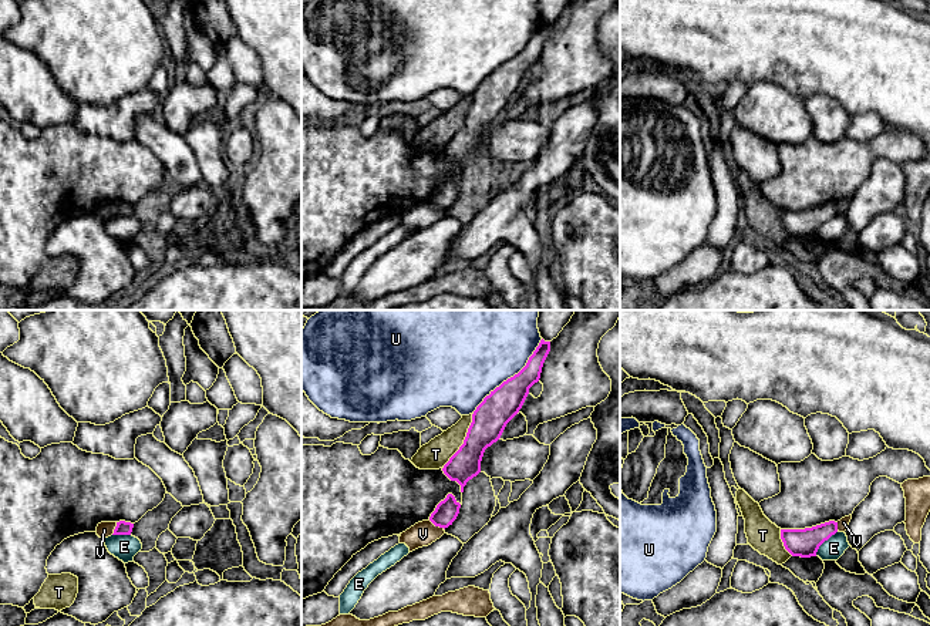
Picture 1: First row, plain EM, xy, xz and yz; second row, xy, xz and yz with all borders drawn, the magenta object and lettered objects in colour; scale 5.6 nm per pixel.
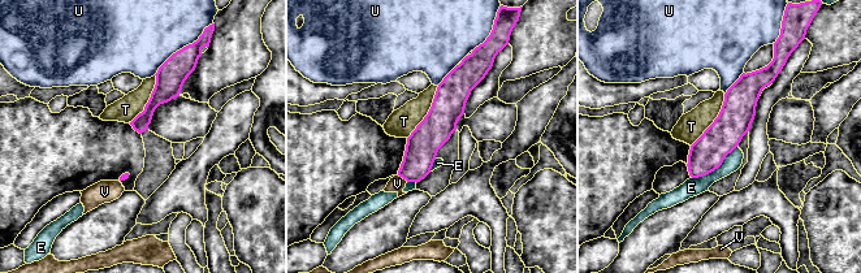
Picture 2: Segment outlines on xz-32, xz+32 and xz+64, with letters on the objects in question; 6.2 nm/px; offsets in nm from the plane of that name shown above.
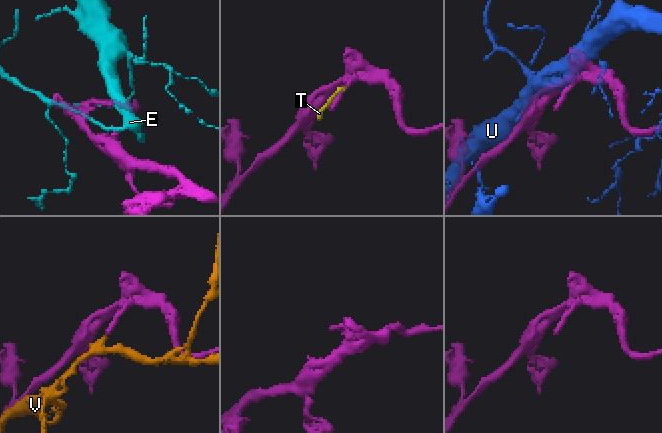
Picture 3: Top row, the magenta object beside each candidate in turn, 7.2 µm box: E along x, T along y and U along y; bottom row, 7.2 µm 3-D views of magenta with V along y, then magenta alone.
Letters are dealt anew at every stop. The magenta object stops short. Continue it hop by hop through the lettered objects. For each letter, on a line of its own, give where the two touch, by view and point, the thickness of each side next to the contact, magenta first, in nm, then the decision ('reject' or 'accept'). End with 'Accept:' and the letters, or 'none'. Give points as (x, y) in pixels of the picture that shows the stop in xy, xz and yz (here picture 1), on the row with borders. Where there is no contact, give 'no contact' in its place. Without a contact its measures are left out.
E: contact yz (824, 541); calibres 160 and 120 nm; reject
T: contact xz (464, 441); calibres 200 and 160 nm; reject
U: contact xz (511, 377); calibres 190 and 500 nm; reject
V: contact xz (437, 525); calibres 130 and 140 nm; reject
Accept: none

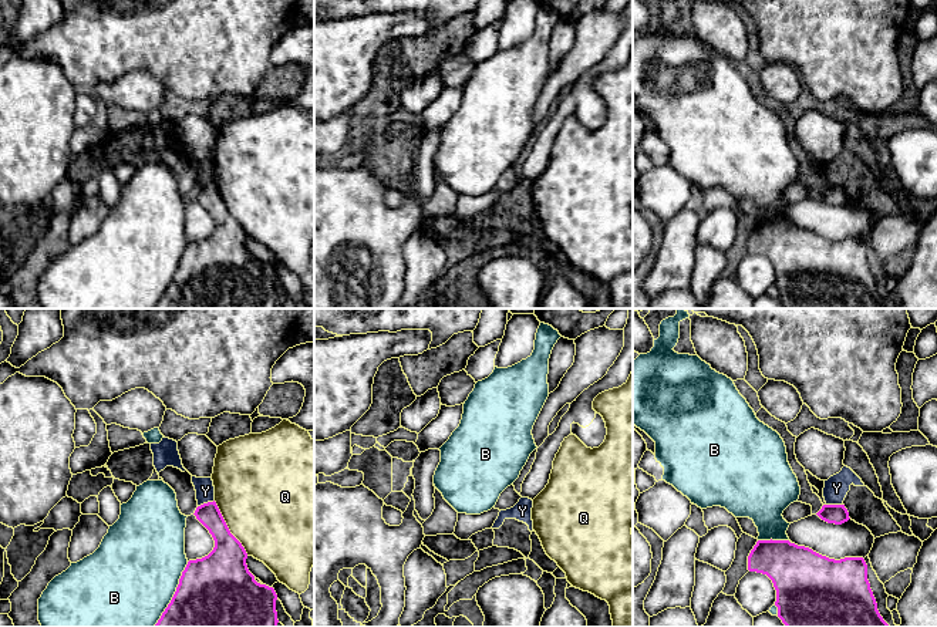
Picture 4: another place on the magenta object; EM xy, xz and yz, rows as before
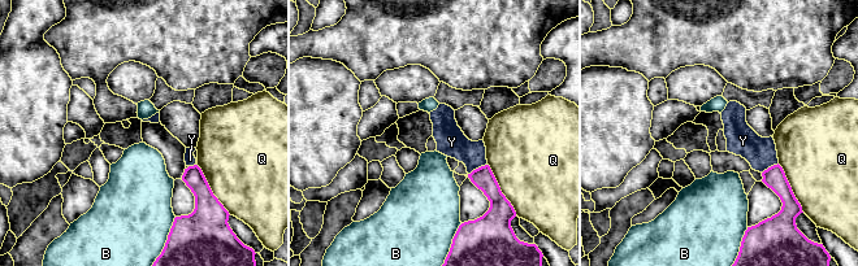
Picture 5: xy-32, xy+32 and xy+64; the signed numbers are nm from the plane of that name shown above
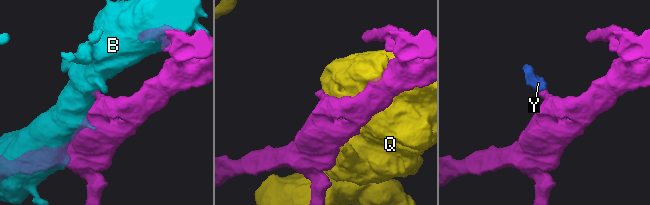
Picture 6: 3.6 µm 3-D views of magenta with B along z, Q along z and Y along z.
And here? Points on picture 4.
B: contact xy (174, 595); calibres 500 and 500 nm; reject
Q: contact xy (228, 528); calibres 280 and 500 nm; reject
Y: contact xy (205, 504); calibres 130 and 110 nm; accept
Accept: Y

